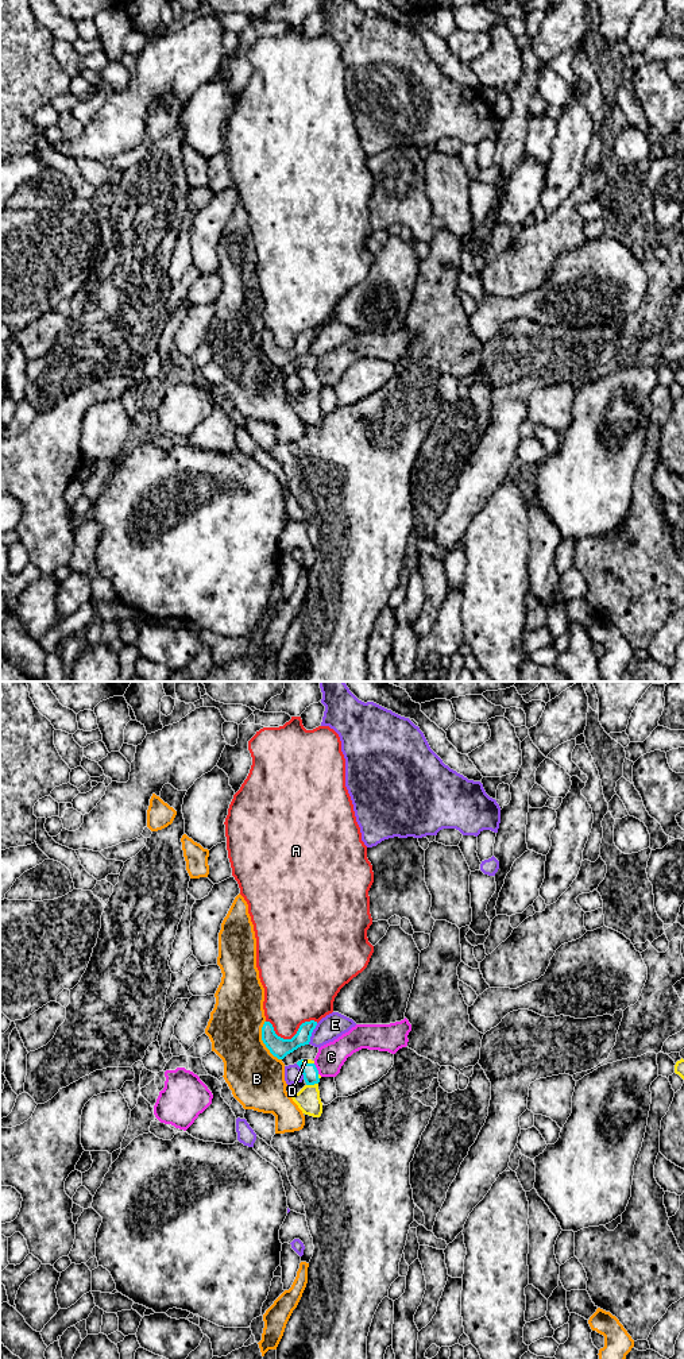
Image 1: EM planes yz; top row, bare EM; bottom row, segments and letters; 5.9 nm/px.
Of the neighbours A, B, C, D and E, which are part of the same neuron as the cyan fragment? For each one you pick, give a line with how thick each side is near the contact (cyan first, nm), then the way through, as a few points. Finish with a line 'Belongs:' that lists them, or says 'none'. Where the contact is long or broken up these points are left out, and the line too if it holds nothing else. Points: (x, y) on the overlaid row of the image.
D: 100 nm thick on the cyan side, 140 nm on the other; runs through yz (310, 1074), (312, 1084), (308, 1099)
Belongs: D

